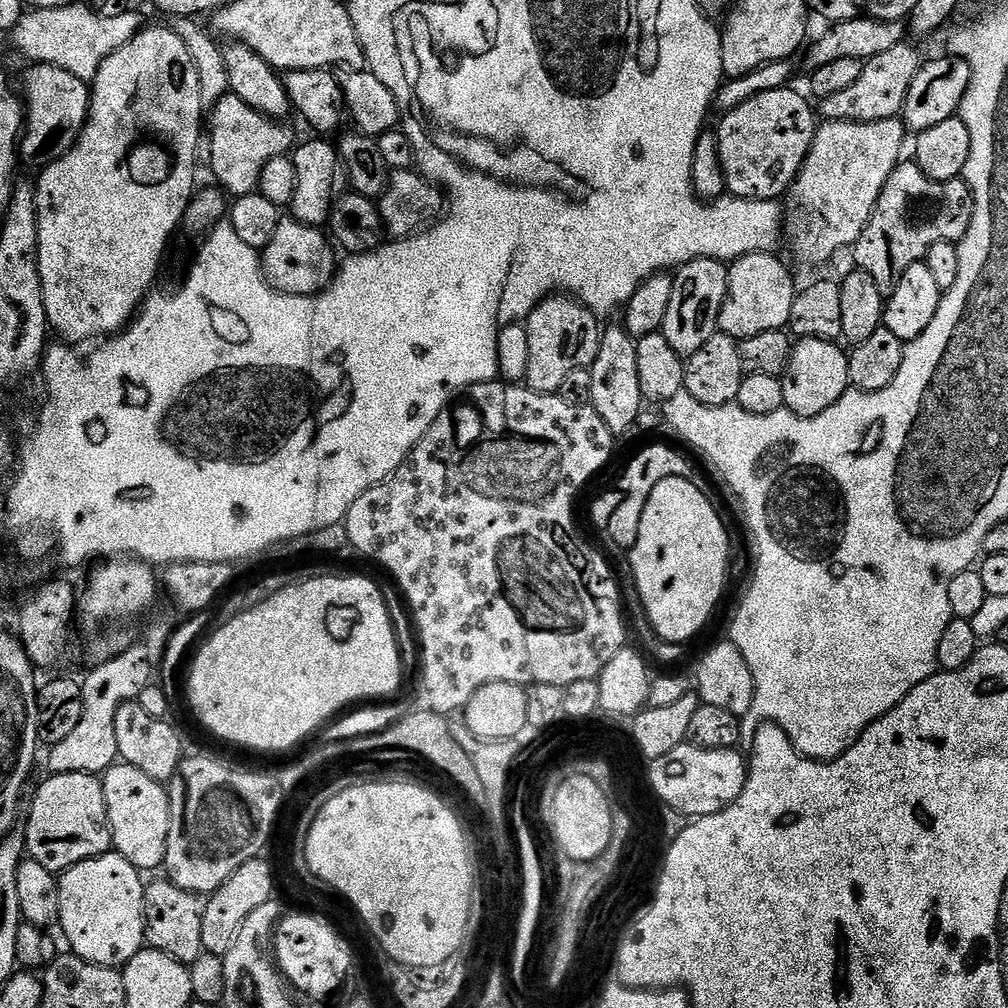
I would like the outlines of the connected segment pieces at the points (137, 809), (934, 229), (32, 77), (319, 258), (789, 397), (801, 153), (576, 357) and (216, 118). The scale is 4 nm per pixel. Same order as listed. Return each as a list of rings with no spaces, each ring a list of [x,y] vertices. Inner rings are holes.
[[[117,762],[103,773],[102,783],[108,825],[112,831],[112,848],[141,870],[159,869],[164,863],[166,842],[170,834],[172,807],[168,801],[167,787],[161,781],[150,778],[133,764]]]
[[[901,162],[890,174],[882,194],[878,198],[875,210],[872,211],[870,222],[866,230],[856,240],[854,253],[856,252],[855,267],[861,272],[870,274],[874,278],[878,290],[888,297],[902,282],[902,274],[910,270],[910,266],[921,263],[924,255],[938,242],[950,242],[956,244],[966,234],[966,230],[972,221],[972,191],[963,179],[955,180],[931,180],[925,172],[914,162]]]
[[[32,64],[24,76],[22,99],[26,109],[22,135],[18,141],[18,156],[28,164],[47,166],[62,158],[78,142],[88,121],[92,105],[89,81],[76,78],[58,66]]]
[[[294,218],[281,219],[270,246],[262,250],[262,267],[269,286],[287,296],[317,296],[324,291],[338,271],[338,259],[332,253],[329,237],[322,233],[320,228],[300,224]]]
[[[818,338],[797,339],[792,345],[792,353],[788,359],[788,369],[783,374],[784,407],[795,416],[817,416],[822,410],[830,410],[844,392],[849,391],[848,383],[848,352],[840,349],[839,343]]]
[[[792,86],[766,90],[719,117],[720,129],[715,129],[714,135],[731,195],[743,200],[779,201],[780,195],[791,189],[818,127],[817,113],[805,96],[799,96]]]
[[[567,294],[547,296],[529,314],[526,327],[530,338],[530,366],[526,377],[527,387],[535,392],[553,394],[573,370],[591,368],[598,358],[602,324],[596,313],[591,312],[579,299]]]
[[[231,94],[221,97],[210,109],[211,115],[212,162],[210,172],[216,175],[215,183],[232,198],[257,191],[262,178],[262,170],[266,170],[266,164],[272,158],[289,155],[297,143],[295,134],[280,125],[283,123],[246,106],[242,98]]]

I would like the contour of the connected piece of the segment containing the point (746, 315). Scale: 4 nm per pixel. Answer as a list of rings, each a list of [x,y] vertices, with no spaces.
[[[751,252],[728,264],[728,293],[722,306],[719,331],[730,334],[735,340],[754,338],[766,330],[788,328],[790,310],[798,284],[792,281],[792,272],[772,252]]]

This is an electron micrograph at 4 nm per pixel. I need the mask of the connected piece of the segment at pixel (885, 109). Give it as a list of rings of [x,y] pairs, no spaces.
[[[911,42],[893,46],[886,50],[886,54],[878,54],[878,58],[865,60],[861,76],[847,90],[819,101],[819,115],[825,121],[855,124],[897,119],[903,113],[906,94],[910,94],[910,82],[914,82],[921,63],[920,52]]]

